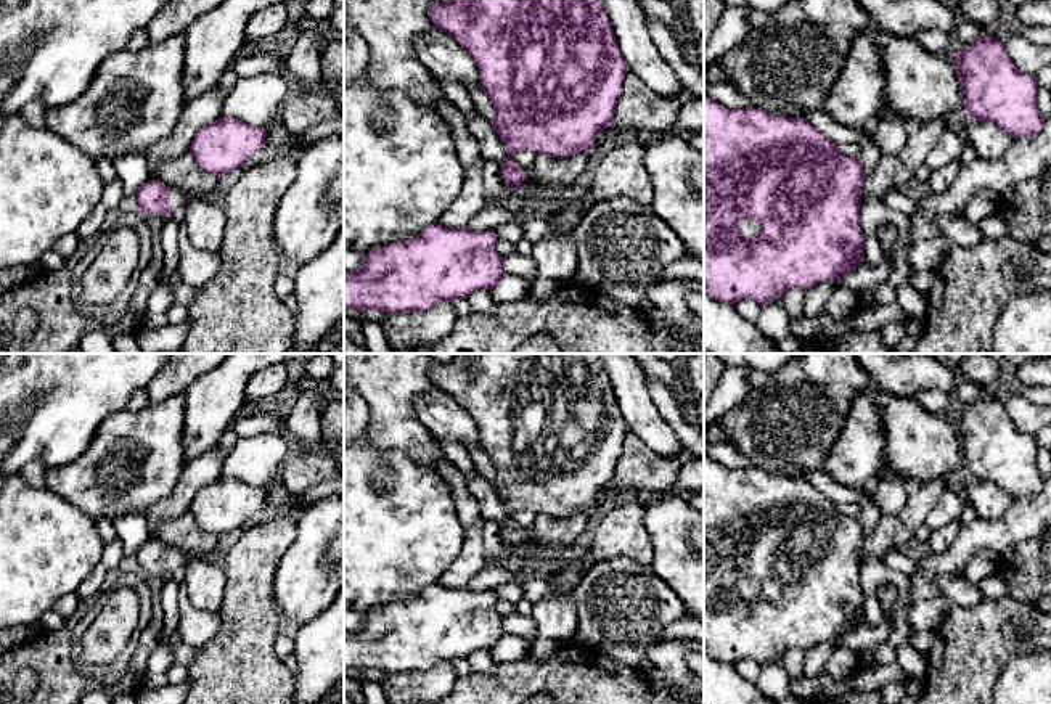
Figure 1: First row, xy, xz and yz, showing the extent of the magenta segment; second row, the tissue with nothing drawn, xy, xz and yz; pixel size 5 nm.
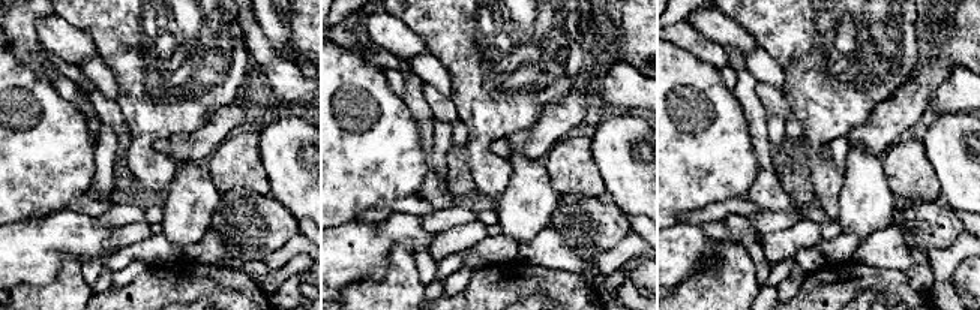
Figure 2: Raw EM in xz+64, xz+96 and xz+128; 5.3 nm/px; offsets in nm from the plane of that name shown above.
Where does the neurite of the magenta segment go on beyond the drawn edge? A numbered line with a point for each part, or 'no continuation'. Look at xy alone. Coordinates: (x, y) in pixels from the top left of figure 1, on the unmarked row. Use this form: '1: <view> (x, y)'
1: xy (180, 560)

